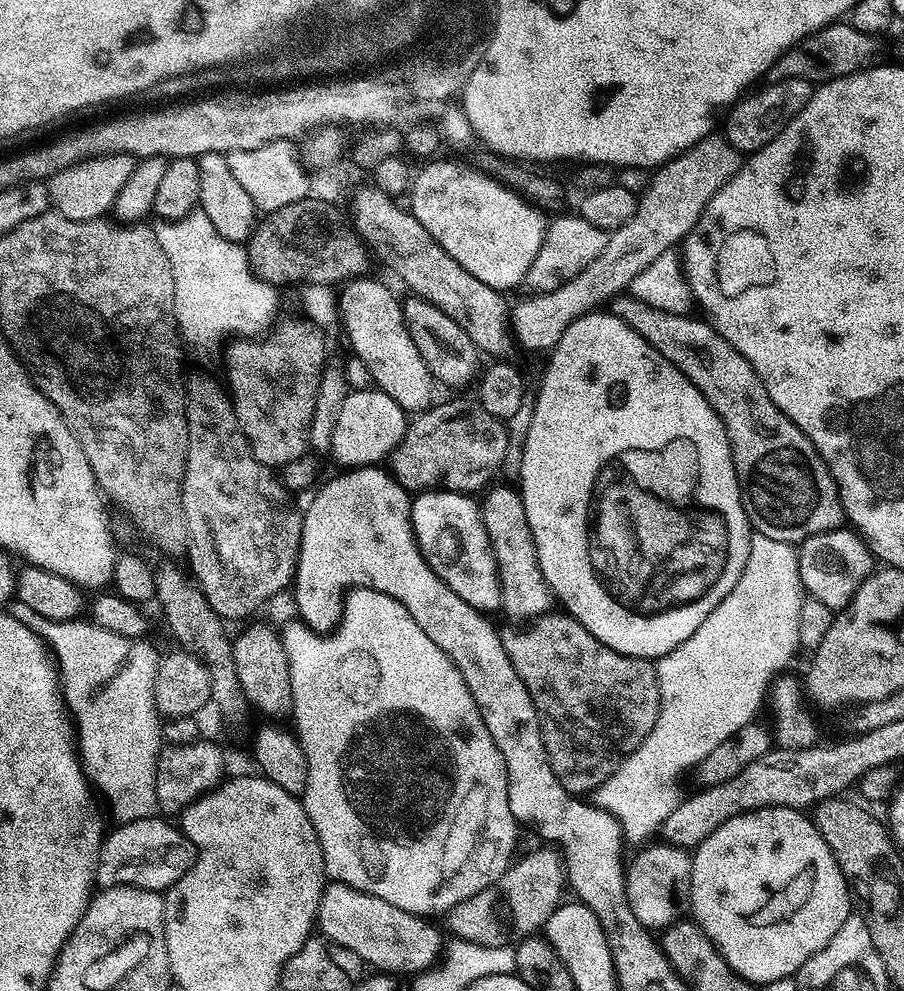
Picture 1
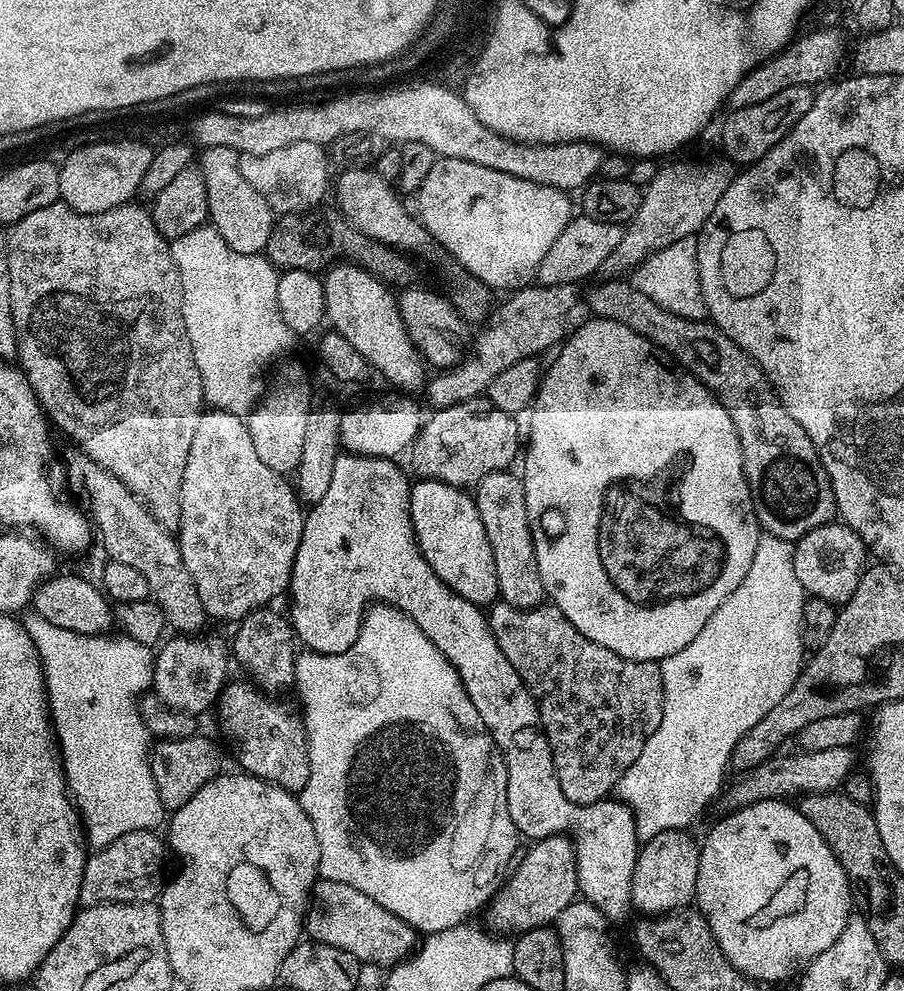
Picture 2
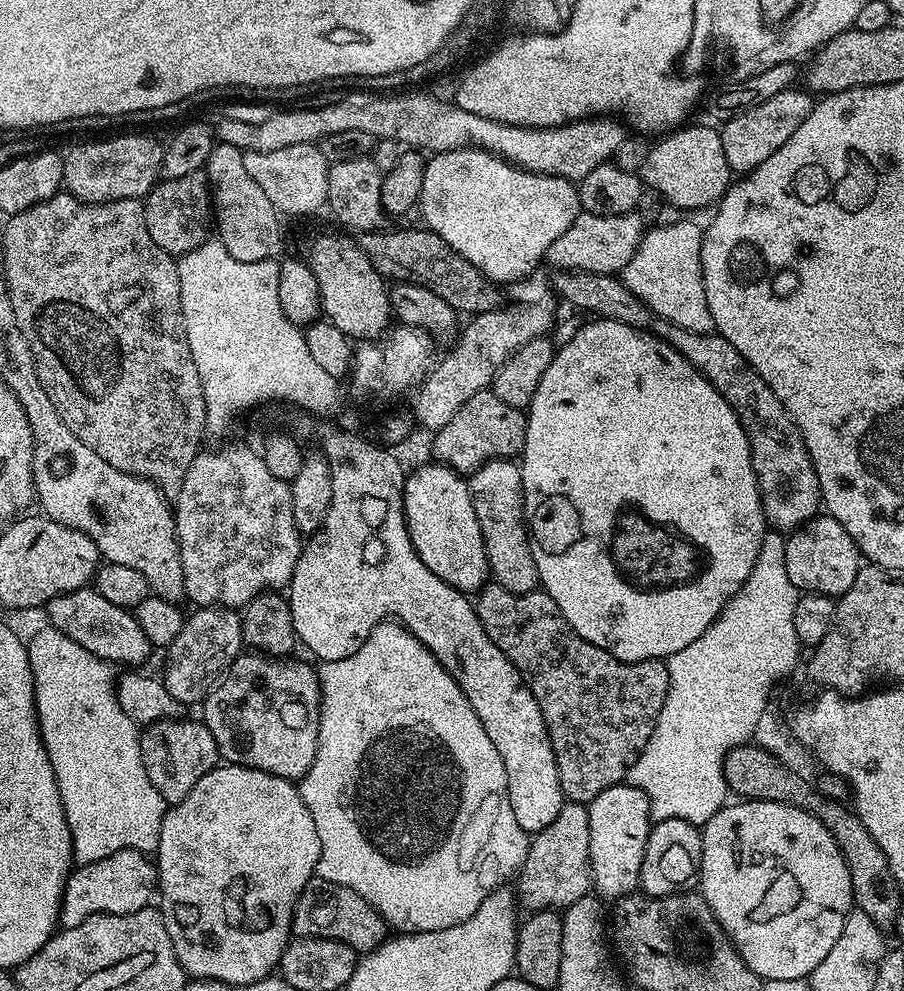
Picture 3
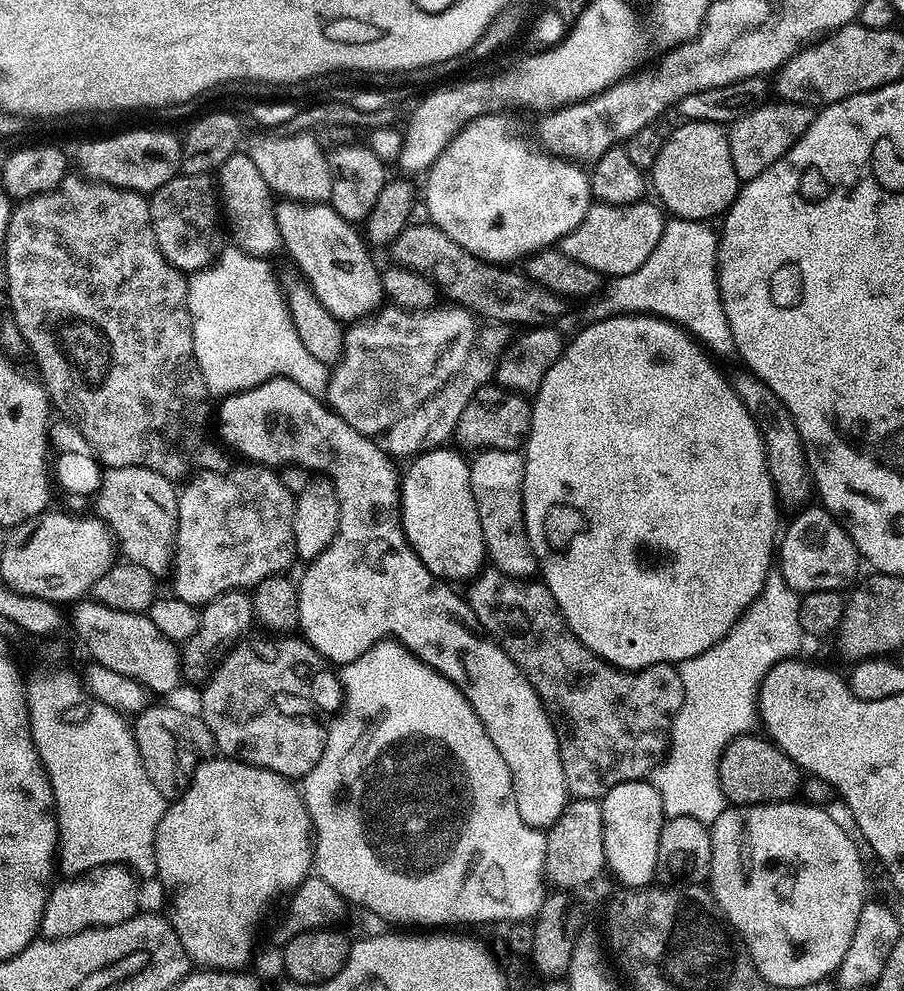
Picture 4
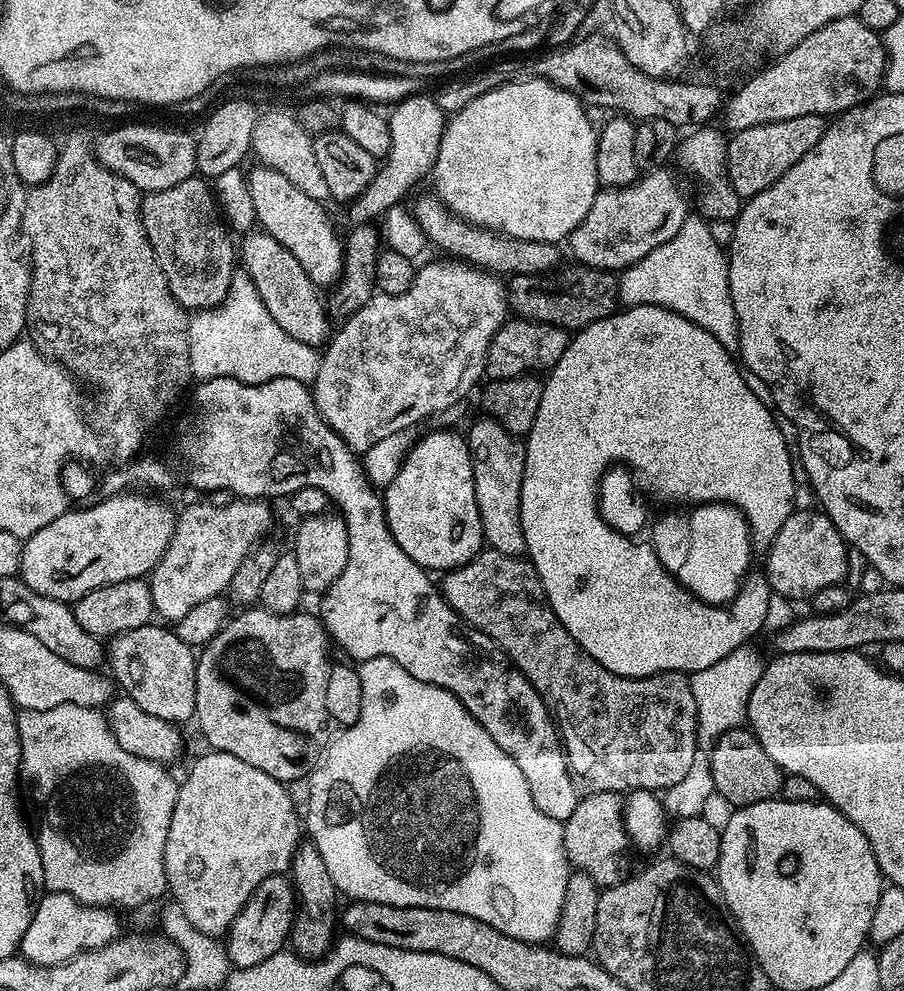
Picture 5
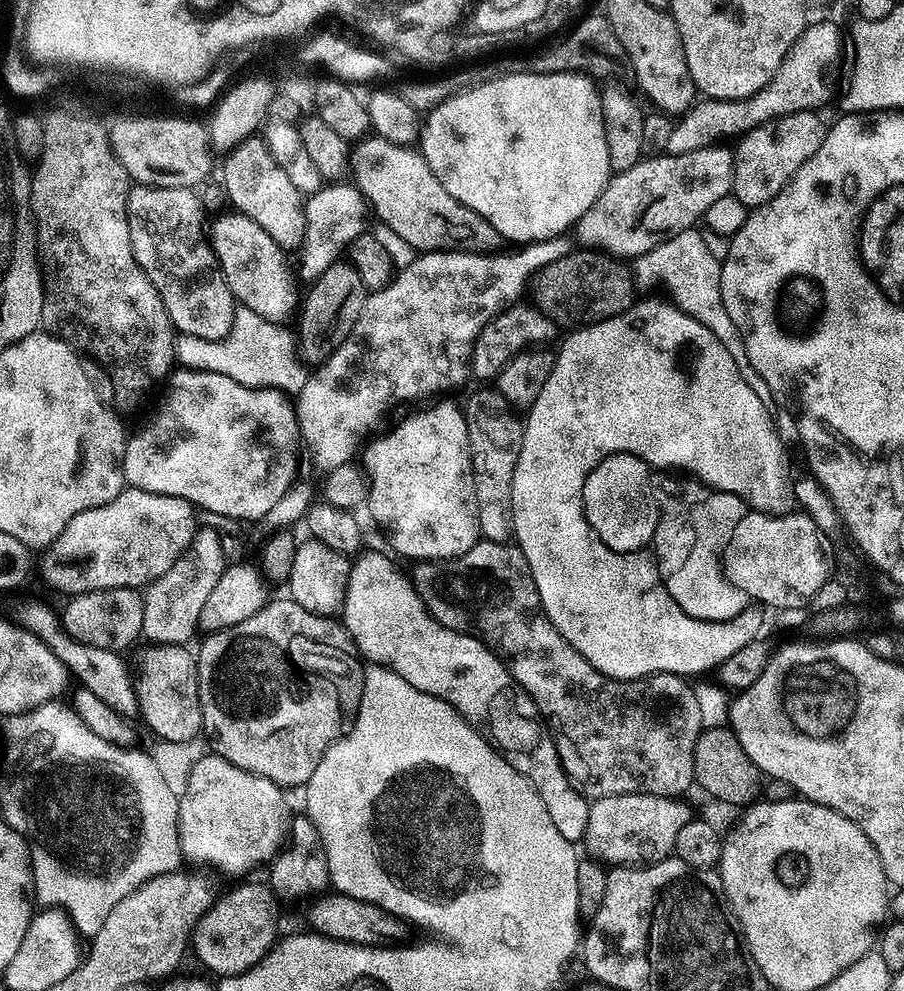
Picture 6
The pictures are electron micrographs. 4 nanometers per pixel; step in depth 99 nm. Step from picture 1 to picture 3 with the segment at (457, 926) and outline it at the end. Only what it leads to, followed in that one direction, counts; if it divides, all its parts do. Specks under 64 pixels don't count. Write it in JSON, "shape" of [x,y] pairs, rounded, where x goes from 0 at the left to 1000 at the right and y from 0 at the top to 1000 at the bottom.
{"shape":[[[625,810],[613,829],[608,829],[608,834],[590,843],[585,851],[584,864],[573,881],[572,890],[572,903],[588,920],[618,917],[621,914],[638,910],[656,899],[653,825],[647,812]]]}

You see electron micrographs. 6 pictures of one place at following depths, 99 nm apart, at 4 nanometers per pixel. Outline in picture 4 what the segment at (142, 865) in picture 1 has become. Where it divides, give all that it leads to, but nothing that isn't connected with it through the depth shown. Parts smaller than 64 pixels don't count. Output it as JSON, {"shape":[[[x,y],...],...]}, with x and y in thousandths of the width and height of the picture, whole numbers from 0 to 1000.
{"shape":[[[118,872],[116,876],[106,876],[102,880],[95,880],[92,884],[85,884],[83,886],[71,886],[67,887],[67,892],[63,891],[61,895],[54,899],[53,909],[49,915],[49,921],[46,922],[46,930],[44,931],[43,943],[45,946],[55,948],[55,949],[69,949],[74,945],[81,945],[95,938],[96,936],[116,936],[117,934],[126,934],[131,930],[139,930],[145,924],[152,923],[153,917],[150,916],[155,912],[155,896],[150,891],[153,891],[152,885],[147,883],[145,879],[138,873],[135,872]]]}

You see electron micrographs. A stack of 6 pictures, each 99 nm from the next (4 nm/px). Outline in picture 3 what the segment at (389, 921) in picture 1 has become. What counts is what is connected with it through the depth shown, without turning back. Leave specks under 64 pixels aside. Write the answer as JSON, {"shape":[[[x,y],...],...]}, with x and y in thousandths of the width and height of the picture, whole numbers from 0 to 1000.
{"shape":[[[348,883],[334,898],[323,923],[323,938],[327,945],[355,945],[387,955],[395,963],[406,963],[420,956],[430,943],[430,933],[424,924],[407,912],[403,904],[381,892],[365,890]]]}

